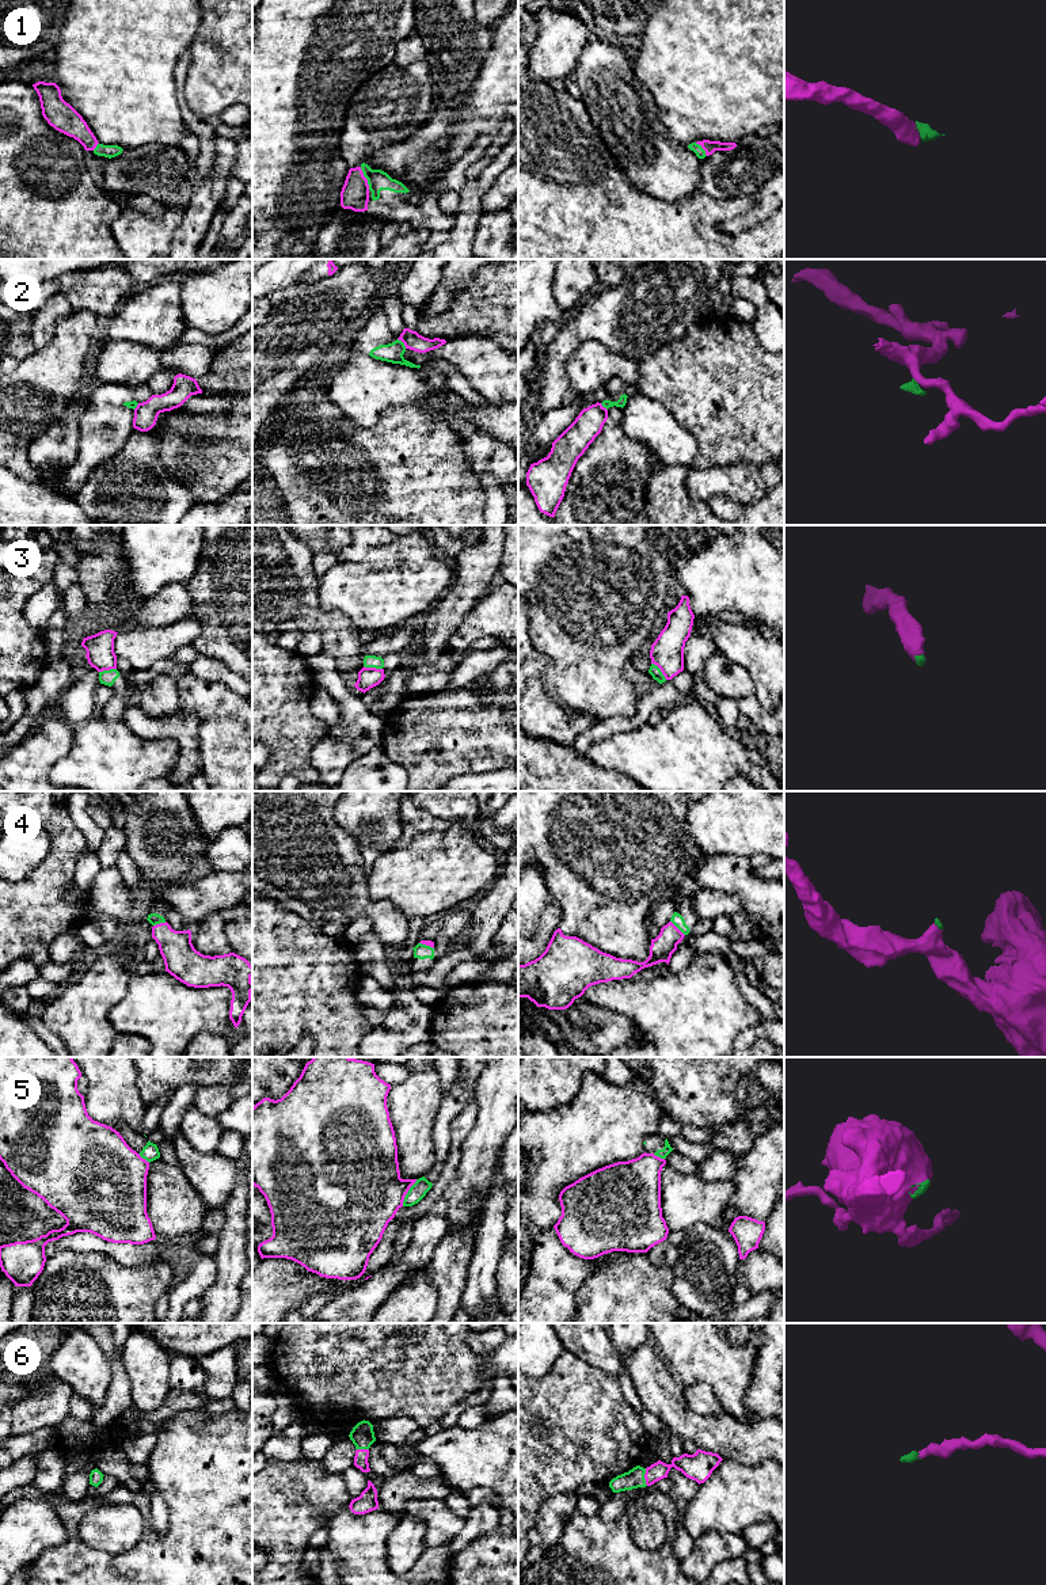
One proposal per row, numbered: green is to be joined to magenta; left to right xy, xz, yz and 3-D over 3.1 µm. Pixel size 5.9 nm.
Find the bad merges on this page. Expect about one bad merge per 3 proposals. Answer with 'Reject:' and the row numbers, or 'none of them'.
Reject: 2, 5

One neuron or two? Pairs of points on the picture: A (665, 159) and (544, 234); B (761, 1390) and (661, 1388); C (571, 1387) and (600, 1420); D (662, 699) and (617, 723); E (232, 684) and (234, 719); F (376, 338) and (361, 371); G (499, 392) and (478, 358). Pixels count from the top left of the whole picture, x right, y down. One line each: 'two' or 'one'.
A: two
B: two
C: one
D: one
E: two
F: two
G: one

